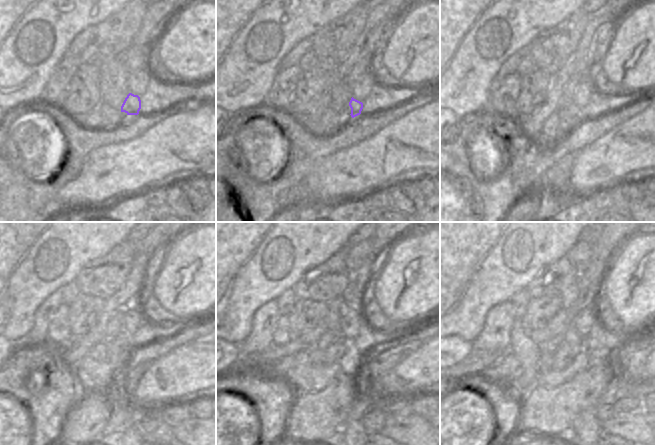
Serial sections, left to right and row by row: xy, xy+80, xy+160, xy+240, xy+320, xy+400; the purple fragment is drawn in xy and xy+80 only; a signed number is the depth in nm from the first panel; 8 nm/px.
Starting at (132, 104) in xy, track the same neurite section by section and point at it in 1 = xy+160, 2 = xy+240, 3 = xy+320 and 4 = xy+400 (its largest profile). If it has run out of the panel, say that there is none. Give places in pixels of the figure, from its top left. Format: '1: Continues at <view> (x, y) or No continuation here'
1: Continues at xy+160 (573, 115)
2: Continues at xy+240 (120, 344)
3: Continues at xy+320 (332, 354)
4: Continues at xy+400 (561, 357).

